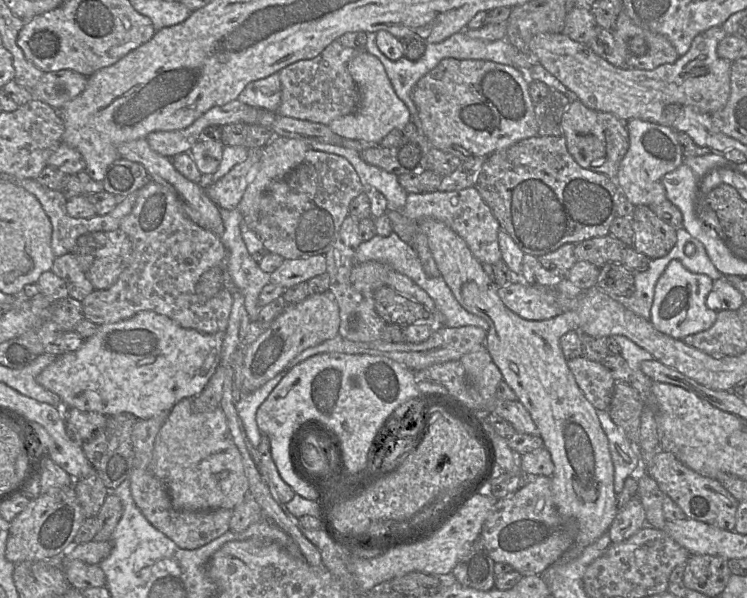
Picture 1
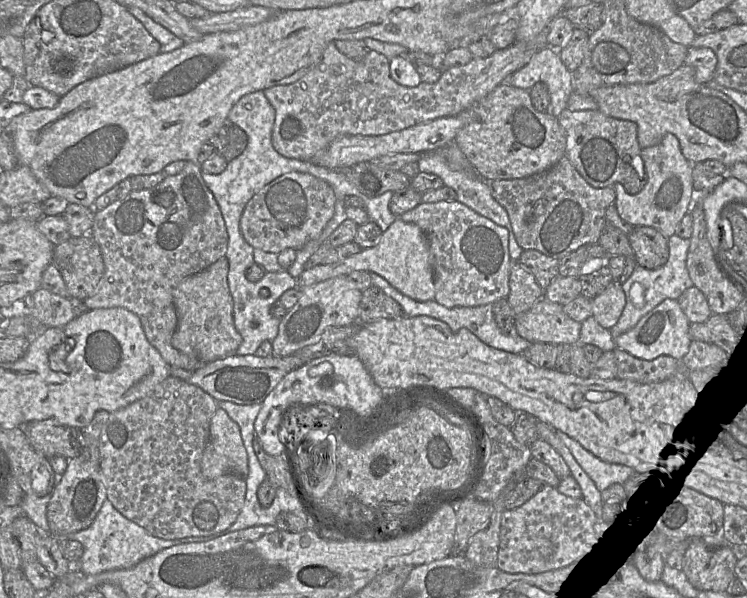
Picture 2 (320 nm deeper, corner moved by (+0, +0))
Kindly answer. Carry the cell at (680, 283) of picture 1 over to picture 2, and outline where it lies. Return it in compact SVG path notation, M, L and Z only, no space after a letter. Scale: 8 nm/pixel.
M666 299L643 316L630 331L615 339L616 348L636 358L653 360L668 355L681 360L688 352L692 339L689 334L691 323L675 299Z

